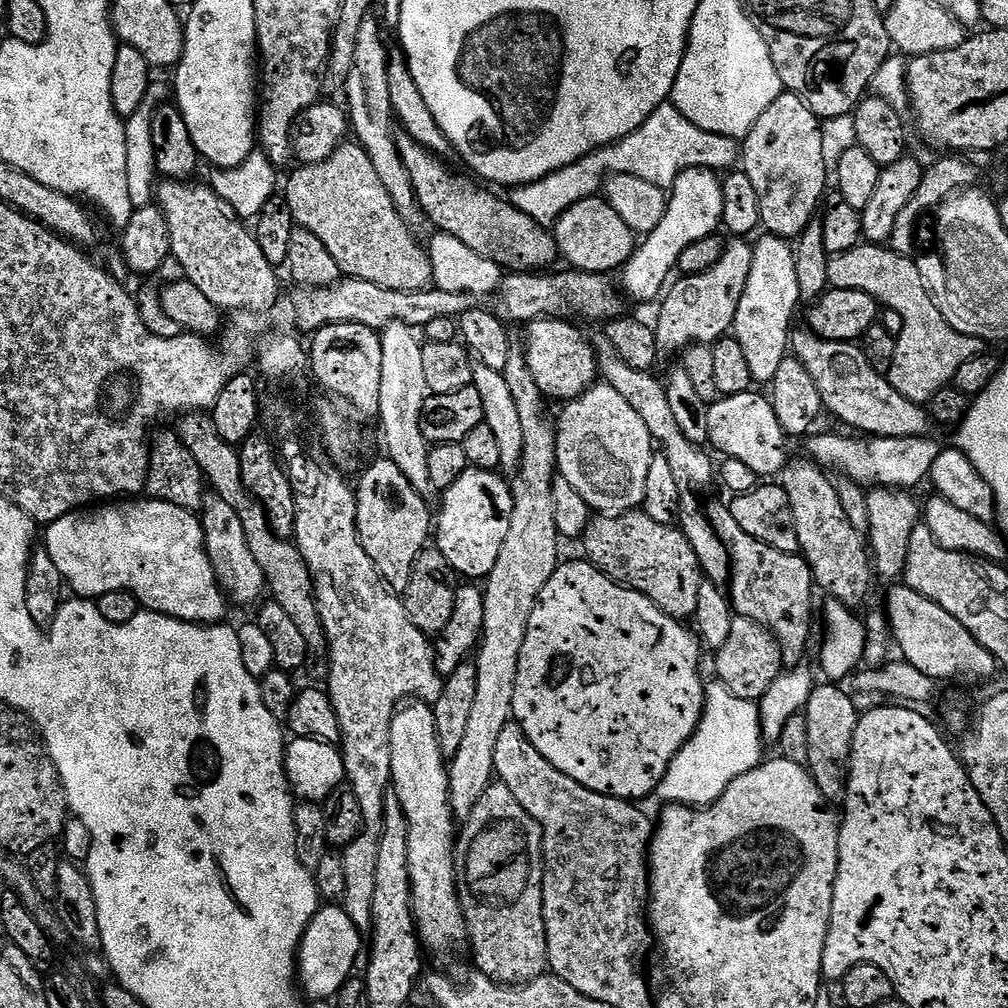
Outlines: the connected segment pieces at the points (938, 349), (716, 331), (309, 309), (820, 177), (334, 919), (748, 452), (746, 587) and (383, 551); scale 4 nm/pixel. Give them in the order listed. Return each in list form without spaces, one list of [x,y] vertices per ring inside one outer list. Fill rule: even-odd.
[[[861,242],[854,250],[846,250],[828,258],[828,282],[833,288],[862,290],[876,299],[877,305],[898,310],[902,314],[902,334],[896,337],[894,362],[886,373],[889,382],[910,402],[927,405],[936,392],[955,381],[958,369],[969,358],[985,351],[985,341],[962,334],[946,322],[928,290],[926,276],[920,273],[912,256],[903,256],[891,246]]]
[[[732,238],[725,243],[722,258],[702,273],[681,275],[680,281],[663,293],[659,301],[660,313],[654,319],[658,350],[665,356],[683,353],[691,344],[715,344],[732,332],[732,324],[738,314],[738,302],[742,302],[742,290],[746,290],[746,278],[750,278],[750,262],[754,262],[753,245],[744,238]]]
[[[353,276],[341,278],[329,288],[309,288],[296,290],[292,296],[292,312],[296,315],[296,324],[307,334],[315,334],[327,324],[361,324],[367,328],[383,330],[391,323],[404,323],[413,330],[422,330],[426,322],[433,318],[459,317],[466,310],[477,307],[477,297],[463,292],[452,294],[429,286],[422,290],[390,290],[374,282],[359,280]]]
[[[787,90],[754,122],[742,141],[742,170],[758,193],[760,223],[765,233],[781,238],[798,238],[811,220],[817,219],[818,209],[825,199],[824,187],[830,184],[830,164],[824,161],[824,132],[820,117],[815,116],[801,96]]]
[[[321,906],[316,911],[300,940],[298,953],[298,984],[309,1001],[331,1001],[336,991],[350,979],[356,959],[362,956],[360,939],[360,929],[354,926],[354,922],[350,922],[350,914],[346,914],[343,906]]]
[[[753,390],[742,394],[719,397],[709,405],[708,444],[715,447],[723,457],[734,458],[748,466],[757,477],[770,478],[786,466],[790,454],[786,448],[785,435],[774,412],[771,399]]]
[[[727,503],[707,505],[706,515],[714,526],[718,538],[726,546],[728,557],[732,563],[732,574],[726,585],[727,595],[730,597],[732,611],[737,616],[745,616],[754,622],[763,624],[780,645],[780,655],[783,663],[796,666],[801,663],[804,651],[808,648],[808,639],[812,636],[812,590],[814,581],[810,566],[800,554],[783,552],[766,546],[766,542],[758,542],[758,538],[750,538],[738,522],[734,522],[734,514]]]
[[[387,458],[376,460],[360,476],[360,485],[355,485],[356,493],[356,525],[362,542],[362,550],[370,554],[370,562],[378,570],[384,583],[397,594],[403,594],[410,582],[410,570],[414,566],[414,558],[429,543],[434,532],[434,512],[428,509],[429,501],[414,490],[409,479],[398,470],[398,466]]]

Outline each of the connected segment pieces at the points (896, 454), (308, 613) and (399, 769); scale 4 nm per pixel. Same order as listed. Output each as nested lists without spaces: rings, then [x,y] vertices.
[[[820,434],[813,435],[808,441],[809,457],[820,466],[832,470],[836,469],[839,473],[851,477],[853,481],[861,486],[869,487],[892,487],[902,490],[915,489],[923,479],[924,481],[931,475],[935,458],[941,450],[941,443],[936,442],[932,436],[907,436],[906,438],[884,438],[873,437],[868,443],[862,441],[865,439],[858,438],[856,441],[846,436],[838,434]]]
[[[207,411],[185,412],[177,420],[180,421],[174,425],[174,431],[186,446],[186,450],[190,450],[194,462],[198,462],[207,487],[218,498],[222,498],[222,502],[226,502],[242,521],[242,530],[246,530],[246,542],[250,546],[250,554],[254,554],[254,562],[262,566],[264,582],[270,596],[272,592],[271,599],[278,606],[282,606],[282,610],[286,610],[287,616],[294,621],[294,626],[298,626],[298,631],[302,634],[302,642],[306,642],[308,647],[309,657],[327,657],[328,639],[324,637],[316,595],[312,592],[310,572],[306,570],[304,559],[295,543],[291,539],[279,540],[270,526],[268,512],[263,504],[252,495],[250,490],[246,490],[246,482],[242,482],[242,466],[237,445],[226,442],[226,438],[218,434]]]
[[[412,702],[401,707],[392,717],[390,726],[390,766],[392,767],[391,789],[406,814],[408,827],[408,869],[412,887],[412,917],[416,919],[416,934],[421,945],[432,952],[456,952],[468,938],[468,927],[460,909],[456,893],[456,841],[458,824],[452,815],[450,790],[448,789],[448,764],[438,746],[438,730],[434,726],[432,705]]]

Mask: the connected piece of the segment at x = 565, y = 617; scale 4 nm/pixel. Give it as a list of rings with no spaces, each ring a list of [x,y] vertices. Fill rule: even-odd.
[[[580,560],[574,561],[573,564],[561,563],[550,578],[550,582],[546,582],[540,597],[536,599],[534,614],[530,614],[530,622],[526,630],[526,642],[522,642],[518,676],[514,682],[512,720],[520,725],[526,738],[530,738],[534,750],[538,750],[538,754],[542,754],[542,758],[546,758],[550,766],[562,770],[566,778],[574,778],[574,782],[598,794],[639,802],[656,789],[658,782],[662,782],[670,762],[676,757],[678,750],[682,750],[682,746],[686,746],[686,742],[695,734],[698,722],[704,713],[706,680],[700,677],[702,641],[687,623],[667,616],[641,592],[616,583],[603,572],[599,572],[593,564]]]

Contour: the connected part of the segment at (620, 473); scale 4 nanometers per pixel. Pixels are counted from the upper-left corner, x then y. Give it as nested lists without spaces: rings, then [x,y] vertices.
[[[597,382],[576,399],[567,401],[563,408],[564,413],[556,428],[556,467],[559,475],[570,482],[570,486],[582,494],[589,508],[597,513],[615,514],[639,509],[646,494],[646,473],[654,455],[654,441],[650,430],[646,430],[646,422],[642,422],[634,406],[630,406],[630,402],[626,402],[626,398],[622,398],[622,394],[609,384]]]

